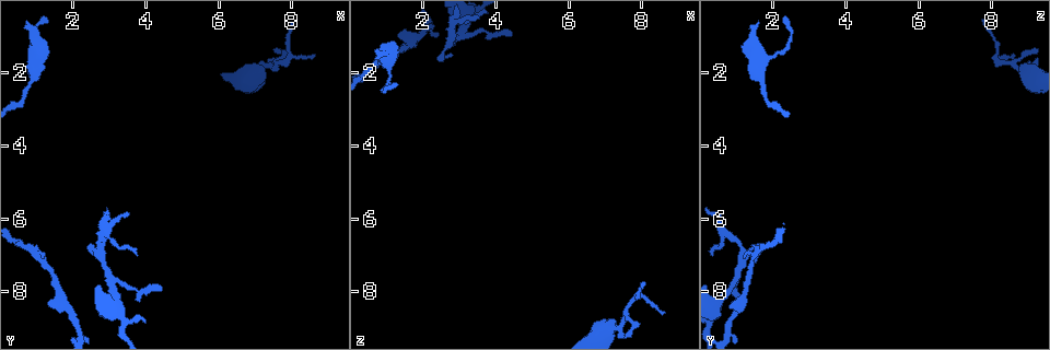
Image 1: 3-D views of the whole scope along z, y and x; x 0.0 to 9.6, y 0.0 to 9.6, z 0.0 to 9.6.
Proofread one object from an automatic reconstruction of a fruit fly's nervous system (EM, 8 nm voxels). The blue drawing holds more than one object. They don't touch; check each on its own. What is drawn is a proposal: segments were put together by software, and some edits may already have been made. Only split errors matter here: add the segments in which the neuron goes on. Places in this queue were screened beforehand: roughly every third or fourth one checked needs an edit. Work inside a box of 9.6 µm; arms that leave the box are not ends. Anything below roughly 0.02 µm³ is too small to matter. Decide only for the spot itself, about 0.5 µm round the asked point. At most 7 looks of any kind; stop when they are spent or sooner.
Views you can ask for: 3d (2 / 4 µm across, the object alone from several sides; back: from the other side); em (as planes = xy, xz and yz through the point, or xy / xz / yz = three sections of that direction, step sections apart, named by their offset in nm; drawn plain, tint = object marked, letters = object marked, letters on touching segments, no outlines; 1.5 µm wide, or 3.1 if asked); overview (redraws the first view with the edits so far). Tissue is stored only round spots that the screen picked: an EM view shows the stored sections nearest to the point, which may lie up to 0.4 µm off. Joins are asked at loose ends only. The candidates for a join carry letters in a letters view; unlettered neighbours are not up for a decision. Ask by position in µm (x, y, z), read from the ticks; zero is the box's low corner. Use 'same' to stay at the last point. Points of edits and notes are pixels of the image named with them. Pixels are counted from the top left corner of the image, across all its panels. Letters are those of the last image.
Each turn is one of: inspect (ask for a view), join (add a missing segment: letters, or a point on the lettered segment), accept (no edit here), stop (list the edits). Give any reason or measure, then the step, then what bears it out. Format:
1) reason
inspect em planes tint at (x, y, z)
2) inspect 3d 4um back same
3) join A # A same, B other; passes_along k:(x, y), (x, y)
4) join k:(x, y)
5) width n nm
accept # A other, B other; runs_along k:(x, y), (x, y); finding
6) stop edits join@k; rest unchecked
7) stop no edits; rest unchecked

branch stops here
inspect 3d 2um at (4.40, 7.95, 0.90)

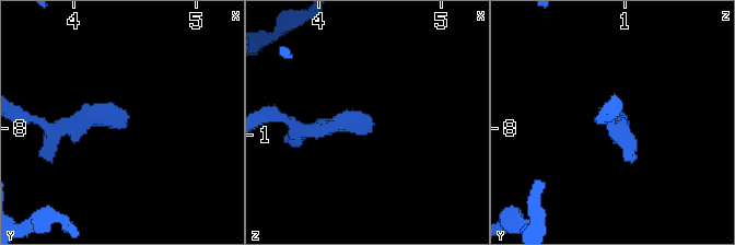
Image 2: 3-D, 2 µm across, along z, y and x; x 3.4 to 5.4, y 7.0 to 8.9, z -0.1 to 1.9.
inspect em planes plain at (4.46, 7.90, 0.88)

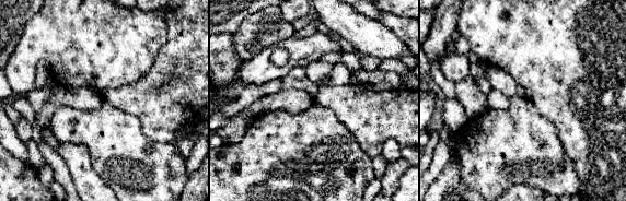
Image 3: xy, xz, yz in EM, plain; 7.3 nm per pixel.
see the neighbours
inspect em planes letters same

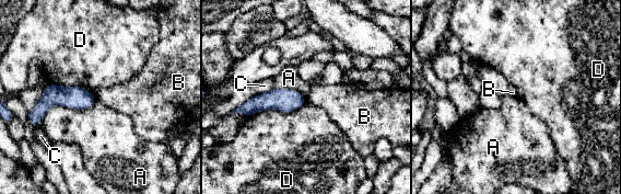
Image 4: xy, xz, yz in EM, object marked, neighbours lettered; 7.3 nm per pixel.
accept # A other, B other, C other, D other; no lettered segment goes on from it

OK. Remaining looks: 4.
free end
inspect em planes letters at (0.75, 0.60, 1.60)

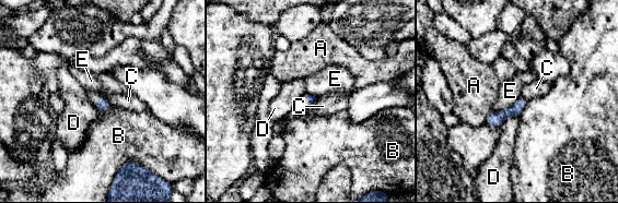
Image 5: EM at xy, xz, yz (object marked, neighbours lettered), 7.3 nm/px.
accept # A other, B other, C other, D other, E other; border 5:(521, 95), (509, 107), (491, 112); none of them fits

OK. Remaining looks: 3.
thin end
inspect em yz step 4 tint at (8.55, 1.50, 8.65)

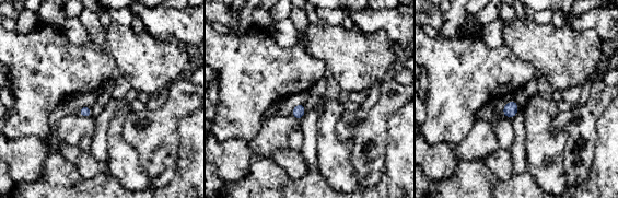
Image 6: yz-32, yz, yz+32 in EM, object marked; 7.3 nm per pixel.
cut it another way
inspect em planes letters same

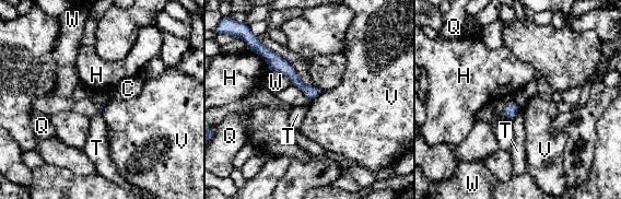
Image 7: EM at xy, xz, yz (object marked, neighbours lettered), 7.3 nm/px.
longest_contact W 190 nm
accept # C other, H other, Q other, T other, V other, W other; no lettered segment goes on from it

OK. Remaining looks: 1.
stop no edits; rest unchecked

